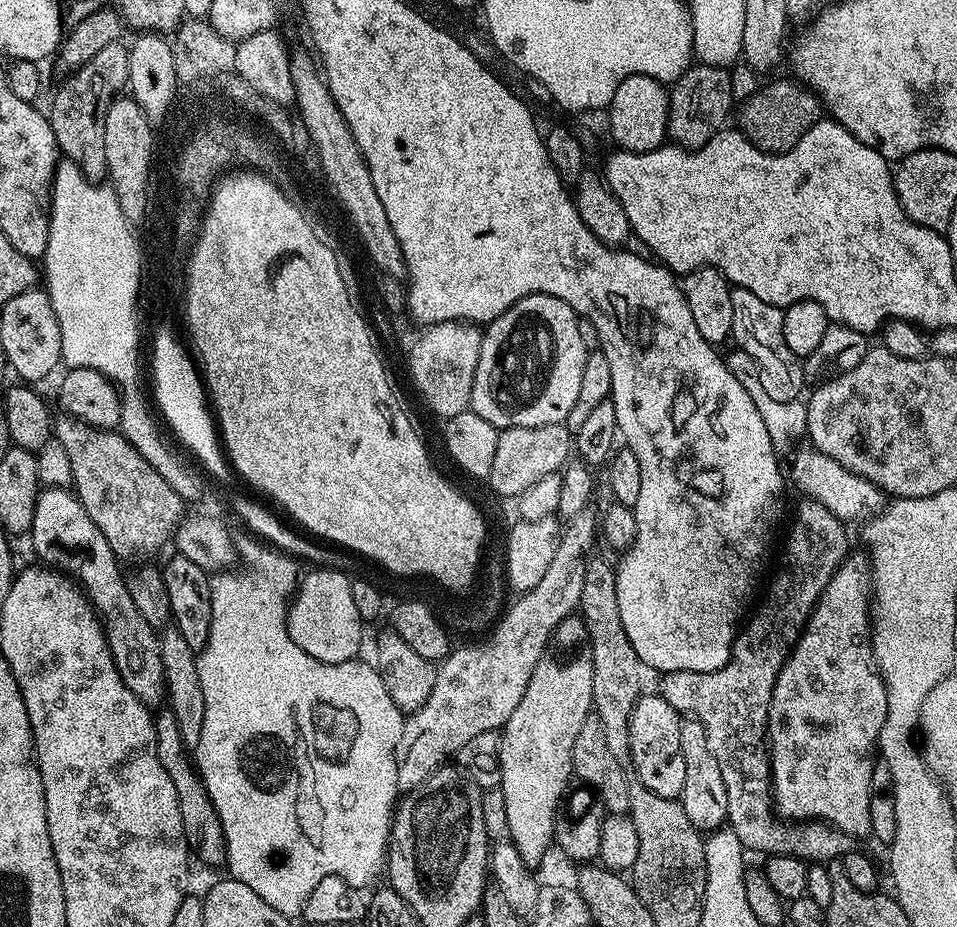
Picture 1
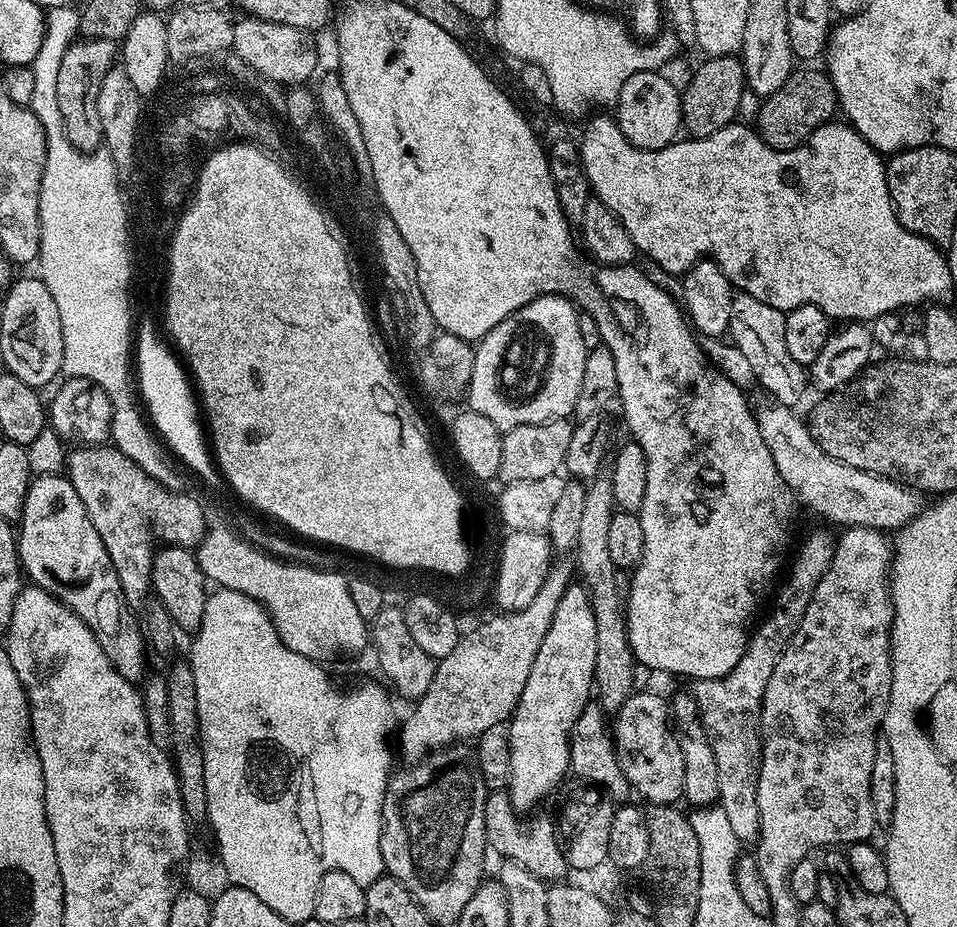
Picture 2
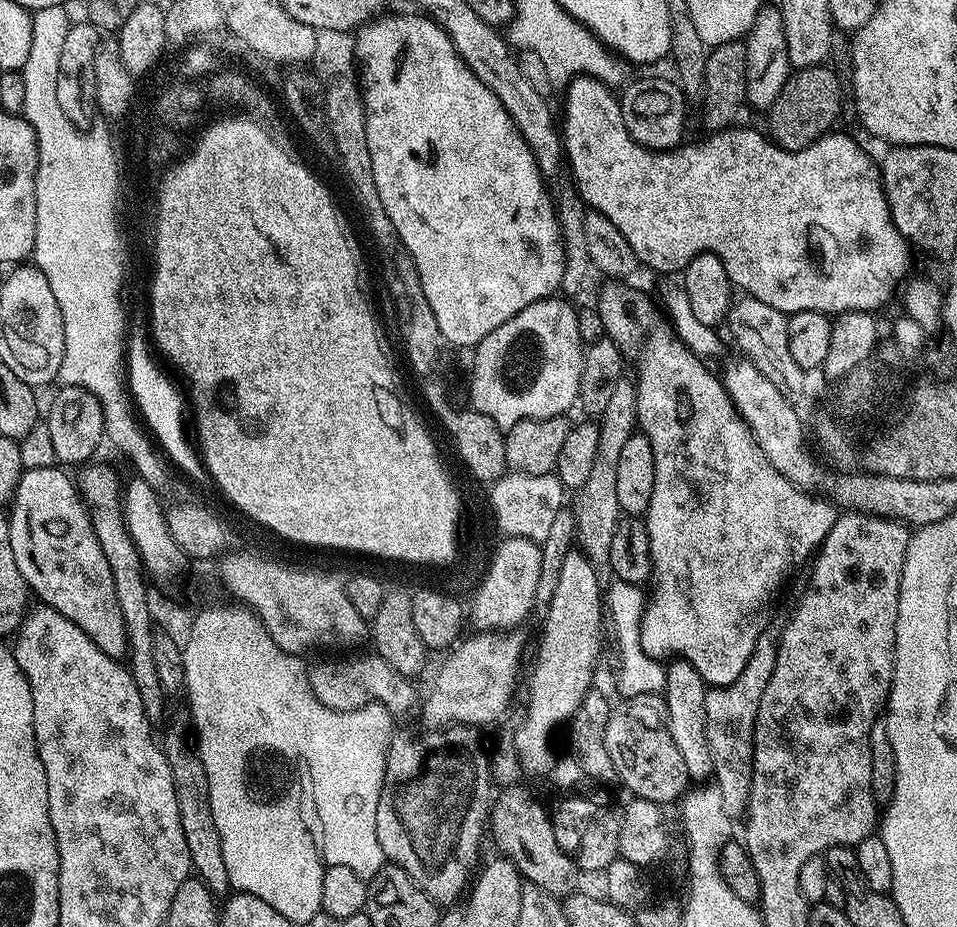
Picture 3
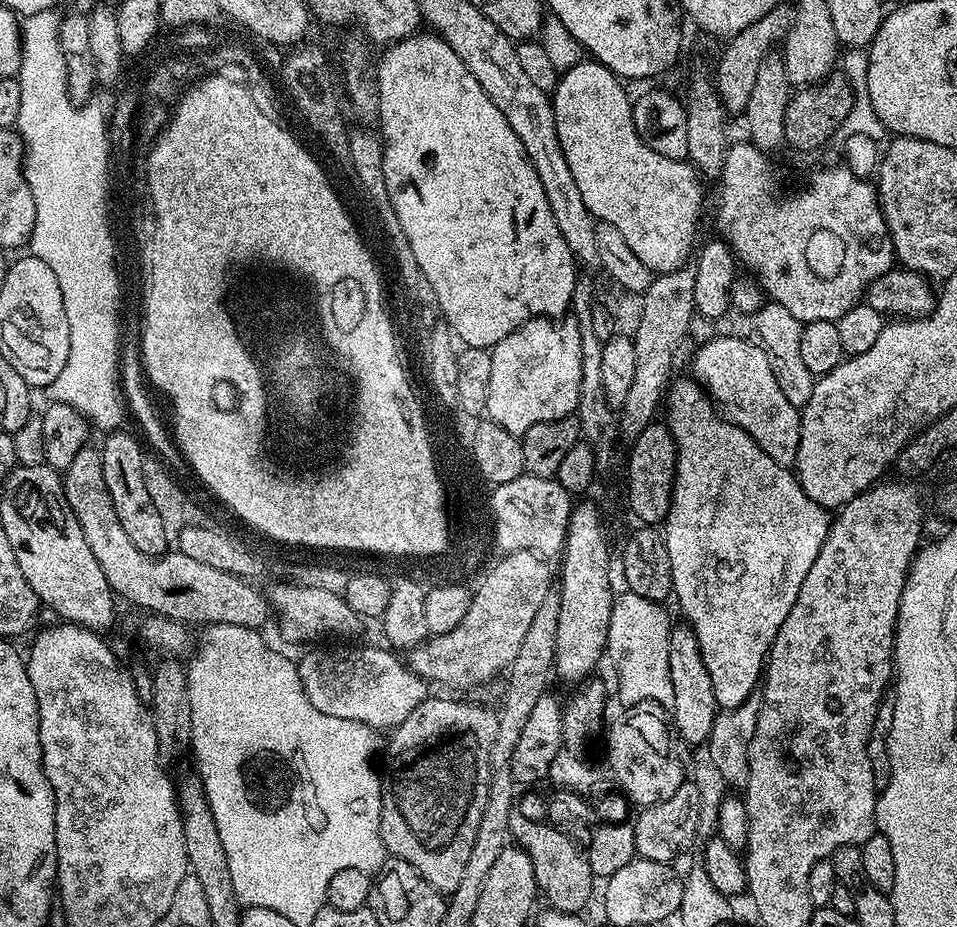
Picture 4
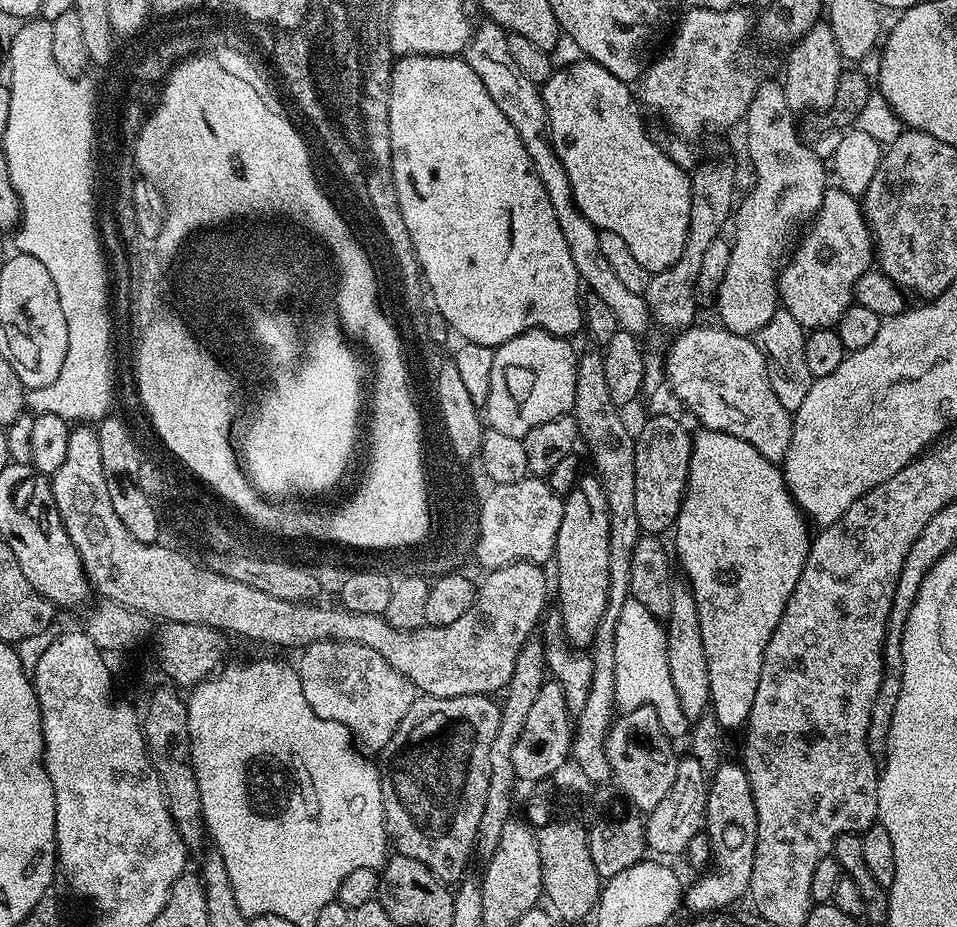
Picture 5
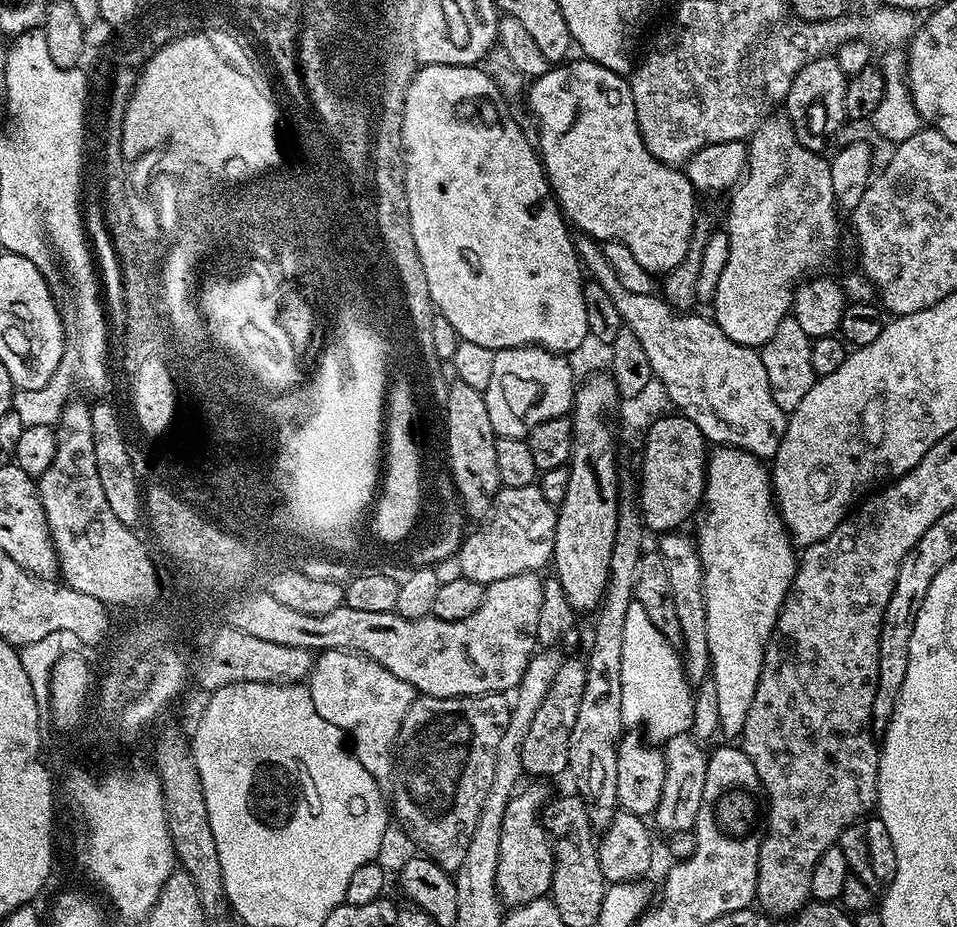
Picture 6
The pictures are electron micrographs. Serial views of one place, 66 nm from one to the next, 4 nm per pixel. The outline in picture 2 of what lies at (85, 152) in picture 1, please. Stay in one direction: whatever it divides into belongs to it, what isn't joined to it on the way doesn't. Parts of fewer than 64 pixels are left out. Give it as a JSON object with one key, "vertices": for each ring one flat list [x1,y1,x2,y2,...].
{"vertices":[[81,39,69,43,62,53,62,66,58,70,58,110,62,112,66,138,78,150,94,152,101,147,102,133,98,122,98,86,102,78,118,60,118,48,110,40]]}

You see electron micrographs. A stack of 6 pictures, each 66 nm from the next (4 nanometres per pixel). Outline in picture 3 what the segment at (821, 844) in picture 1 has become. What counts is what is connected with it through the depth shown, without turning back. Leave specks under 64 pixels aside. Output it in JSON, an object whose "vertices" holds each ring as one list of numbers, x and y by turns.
{"vertices":[[775,631,763,632,758,638,754,654,750,656,750,662,746,662,746,670,738,674,735,682,725,688,709,687,706,694,706,738,710,746,712,776,718,790,722,790,726,814,733,818,743,817,748,810,752,781,752,727,756,725,758,706,762,702,766,682,770,682,770,674,774,674,777,643]]}

